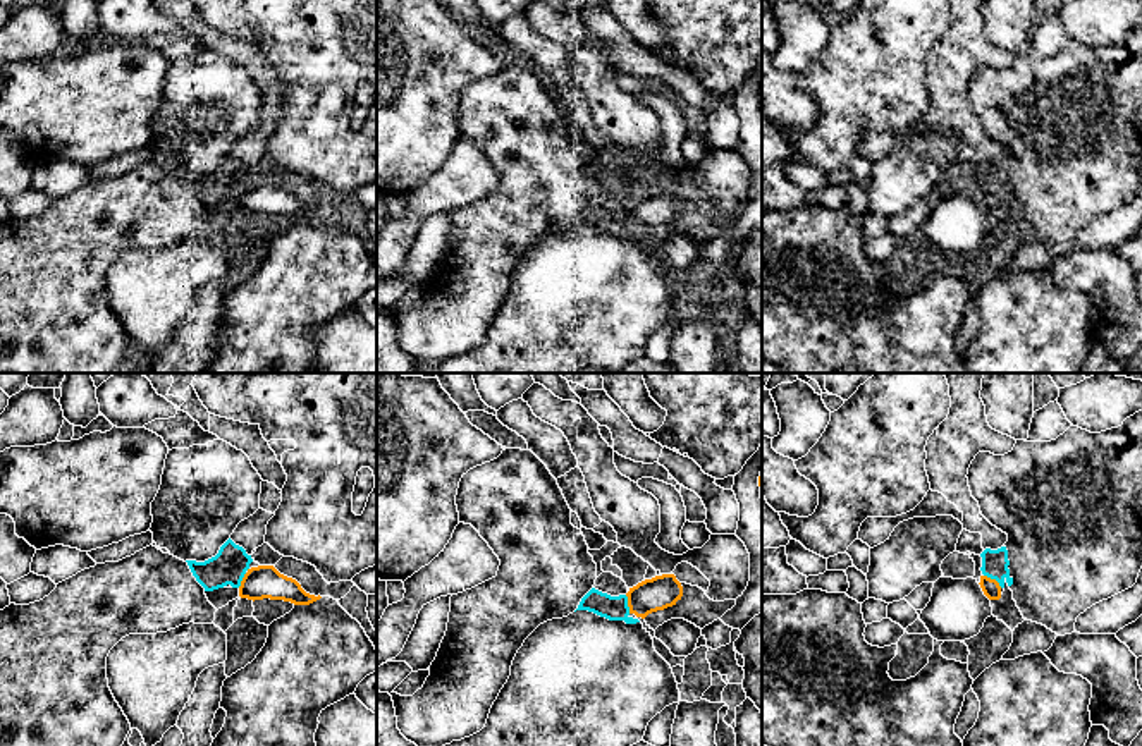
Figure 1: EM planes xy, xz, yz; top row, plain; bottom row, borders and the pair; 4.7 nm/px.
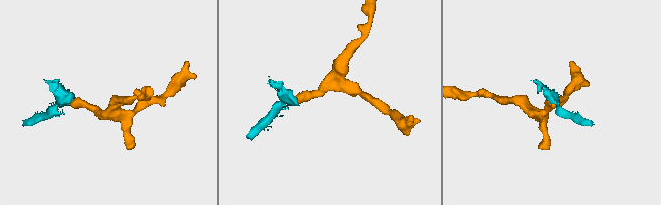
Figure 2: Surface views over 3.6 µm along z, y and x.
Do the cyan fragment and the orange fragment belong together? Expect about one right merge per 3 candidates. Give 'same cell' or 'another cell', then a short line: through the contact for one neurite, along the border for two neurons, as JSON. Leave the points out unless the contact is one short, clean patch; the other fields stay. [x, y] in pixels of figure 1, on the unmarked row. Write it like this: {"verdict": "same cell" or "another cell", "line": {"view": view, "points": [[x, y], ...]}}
{"verdict": "same cell", "line": {"view": "yz", "points": [[994, 177], [993, 193], [991, 203]]}}

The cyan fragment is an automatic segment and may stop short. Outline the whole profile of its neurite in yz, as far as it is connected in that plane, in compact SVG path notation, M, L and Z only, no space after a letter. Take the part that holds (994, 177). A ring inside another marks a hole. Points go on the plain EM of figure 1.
M1006 162L998 165L985 163L982 168L982 191L980 203L989 215L999 215L1001 205L1008 199L1013 199L1013 193L1010 191L1010 175Z

